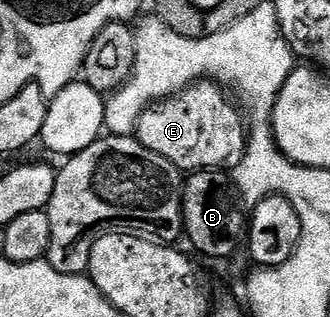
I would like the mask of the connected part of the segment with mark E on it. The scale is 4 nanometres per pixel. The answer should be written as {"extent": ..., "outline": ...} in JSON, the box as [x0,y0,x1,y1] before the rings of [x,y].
{"extent":[136,81,248,173],"outline":[[[213,81],[192,83],[177,95],[150,104],[140,117],[136,138],[144,149],[160,153],[160,157],[172,161],[183,173],[232,169],[246,152],[248,123],[228,95],[226,100],[225,94]]]}

